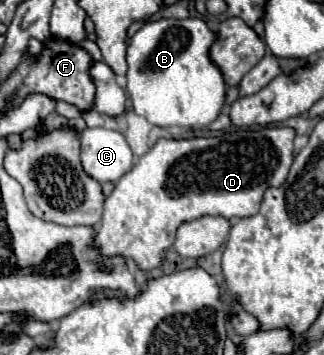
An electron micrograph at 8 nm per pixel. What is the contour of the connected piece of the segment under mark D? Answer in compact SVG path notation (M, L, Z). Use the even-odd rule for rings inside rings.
M262 127L262 129L240 129L238 133L224 133L218 137L202 139L160 139L146 155L138 157L134 167L116 183L114 191L104 201L102 227L96 229L90 245L96 247L104 257L134 259L134 263L148 271L164 263L166 251L174 245L176 231L182 223L206 217L222 215L226 219L242 219L258 213L262 195L268 187L280 187L292 165L292 141L296 133L290 127Z

